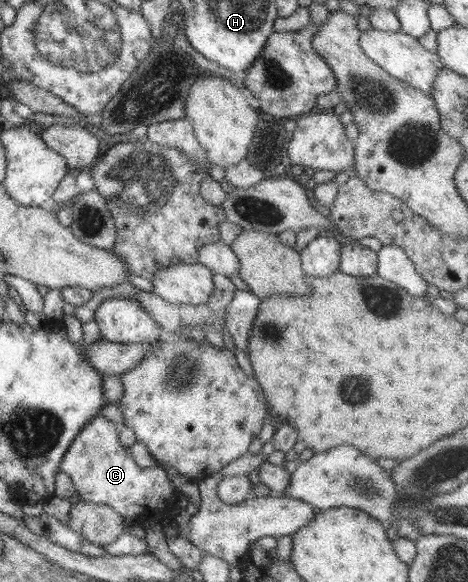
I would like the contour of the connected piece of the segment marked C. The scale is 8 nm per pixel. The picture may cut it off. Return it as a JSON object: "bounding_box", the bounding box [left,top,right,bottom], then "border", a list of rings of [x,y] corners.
{"bounding_box":[60,417,177,531],"border":[[[105,417],[91,419],[81,433],[77,433],[71,445],[67,448],[66,454],[60,463],[60,470],[71,476],[75,491],[81,497],[81,501],[99,503],[111,506],[119,515],[126,519],[132,519],[134,523],[145,523],[152,520],[160,522],[165,531],[176,529],[174,507],[174,491],[177,490],[171,480],[167,478],[167,472],[160,466],[151,468],[140,468],[133,460],[130,449],[125,448],[119,440],[121,427],[108,421]]]}

